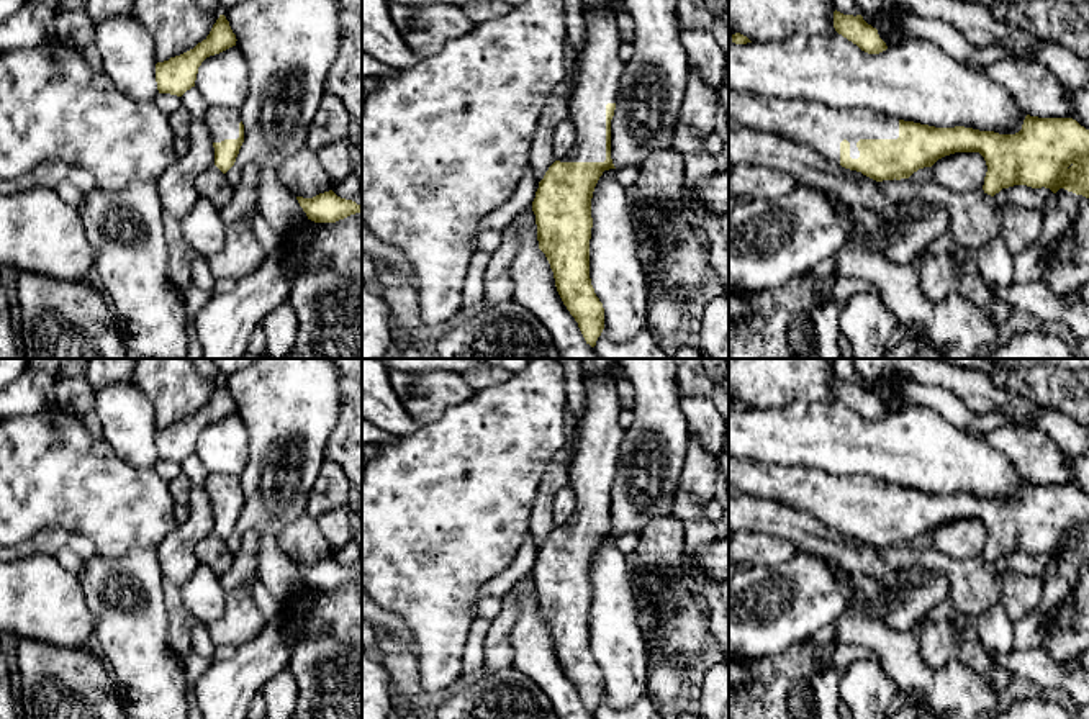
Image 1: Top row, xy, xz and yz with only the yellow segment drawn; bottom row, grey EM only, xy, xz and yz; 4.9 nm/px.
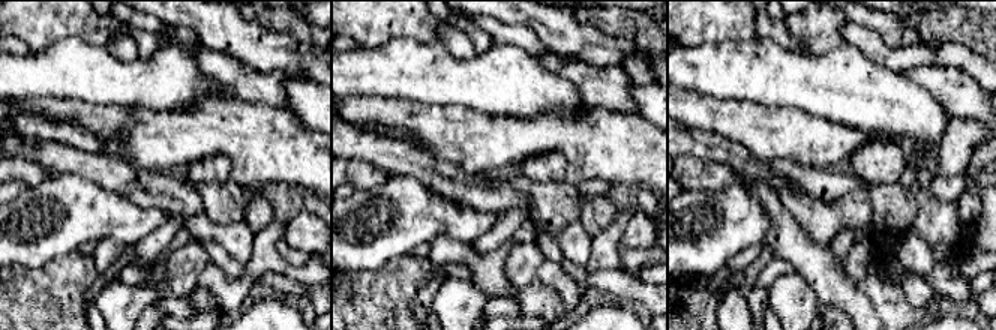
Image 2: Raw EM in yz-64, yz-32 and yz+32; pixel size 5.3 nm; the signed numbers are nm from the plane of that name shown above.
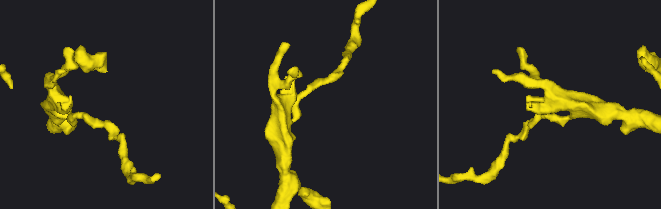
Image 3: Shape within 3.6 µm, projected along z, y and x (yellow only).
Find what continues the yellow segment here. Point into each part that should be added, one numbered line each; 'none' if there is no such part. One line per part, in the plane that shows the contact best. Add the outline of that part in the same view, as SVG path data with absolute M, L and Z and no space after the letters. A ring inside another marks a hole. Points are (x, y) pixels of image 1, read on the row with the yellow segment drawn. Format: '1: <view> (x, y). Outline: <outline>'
1: yz (819, 126). Outline: M729 90L729 116L763 133L804 144L827 161L840 164L840 142L850 142L858 159L860 139L897 139L899 120L871 108L834 108L812 100L784 100Z

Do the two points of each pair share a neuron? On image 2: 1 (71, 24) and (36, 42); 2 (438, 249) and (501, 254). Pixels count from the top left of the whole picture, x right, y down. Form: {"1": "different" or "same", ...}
{"1": "same", "2": "same"}

